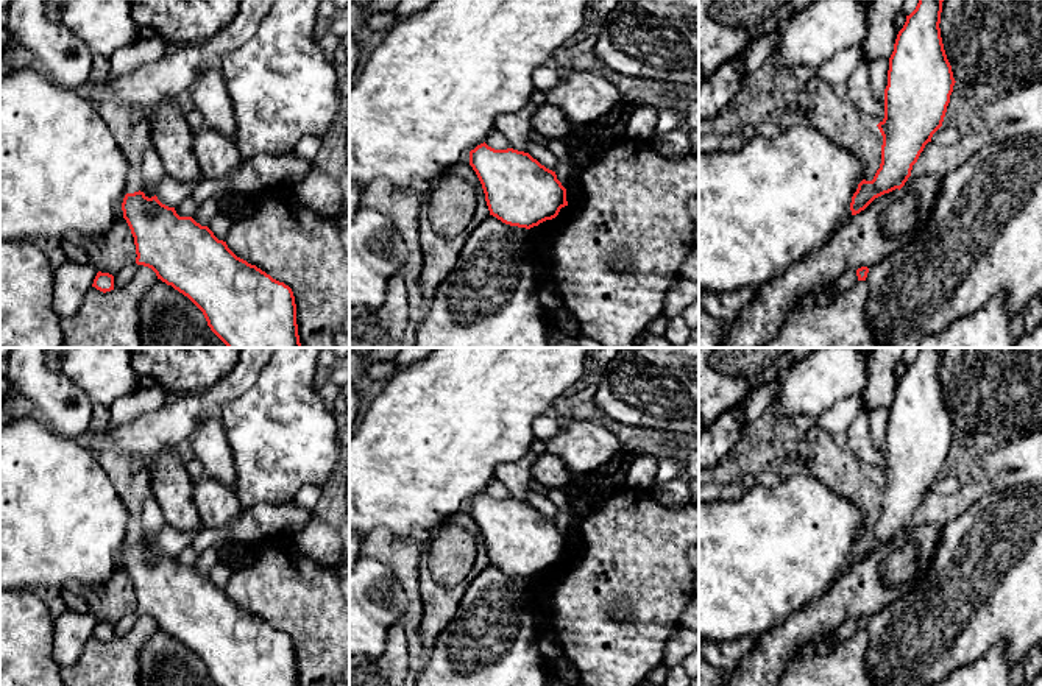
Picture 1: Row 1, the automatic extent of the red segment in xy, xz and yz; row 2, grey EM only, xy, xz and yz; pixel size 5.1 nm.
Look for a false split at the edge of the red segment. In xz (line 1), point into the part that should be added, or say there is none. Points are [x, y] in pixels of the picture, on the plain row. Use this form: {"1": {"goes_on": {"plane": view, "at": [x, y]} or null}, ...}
{"1": {"goes_on": null}}

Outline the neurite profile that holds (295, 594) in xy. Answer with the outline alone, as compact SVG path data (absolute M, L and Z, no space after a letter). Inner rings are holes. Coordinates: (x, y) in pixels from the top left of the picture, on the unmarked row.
M282 535L260 544L250 564L232 571L225 591L237 606L292 638L299 686L335 686L349 667L349 602L340 591L340 582L337 566L326 566L306 557L293 544L292 535Z

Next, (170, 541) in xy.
M165 524L158 535L156 546L162 553L176 557L190 546L195 538L195 532L179 532Z

